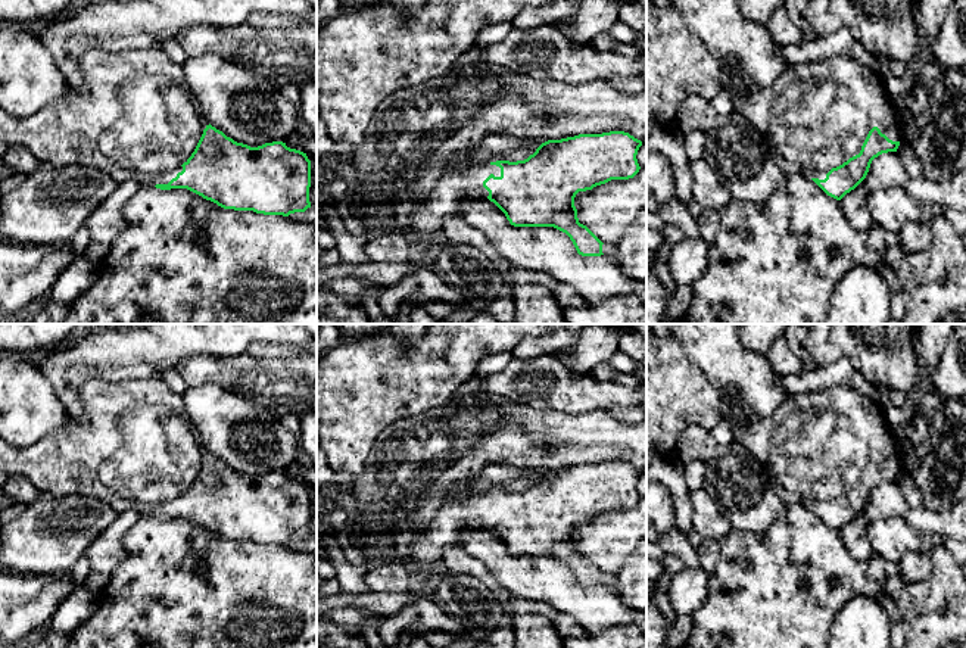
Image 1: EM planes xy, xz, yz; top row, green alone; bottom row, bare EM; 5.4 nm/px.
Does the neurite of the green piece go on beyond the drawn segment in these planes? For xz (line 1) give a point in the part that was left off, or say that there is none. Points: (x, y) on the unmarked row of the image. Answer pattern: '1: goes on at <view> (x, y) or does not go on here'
1: goes on at xz (443, 529)

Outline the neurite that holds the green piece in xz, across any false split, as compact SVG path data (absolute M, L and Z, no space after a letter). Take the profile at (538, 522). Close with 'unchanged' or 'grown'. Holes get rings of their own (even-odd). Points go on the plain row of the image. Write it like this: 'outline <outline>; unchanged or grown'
outline M610 461L548 470L527 489L517 492L467 493L459 499L459 487L455 486L446 492L442 507L426 527L414 533L415 538L409 543L412 561L443 564L443 549L459 546L462 527L474 526L493 532L514 557L554 557L570 567L579 585L601 586L604 573L579 552L574 527L579 521L592 520L611 510L633 508L641 499L636 489L641 476L642 471L629 462Z; grown

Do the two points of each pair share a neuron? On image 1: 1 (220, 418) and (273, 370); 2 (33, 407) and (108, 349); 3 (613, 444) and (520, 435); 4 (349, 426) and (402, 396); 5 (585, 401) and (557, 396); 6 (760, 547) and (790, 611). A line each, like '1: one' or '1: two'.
1: two
2: two
3: one
4: one
5: one
6: one

